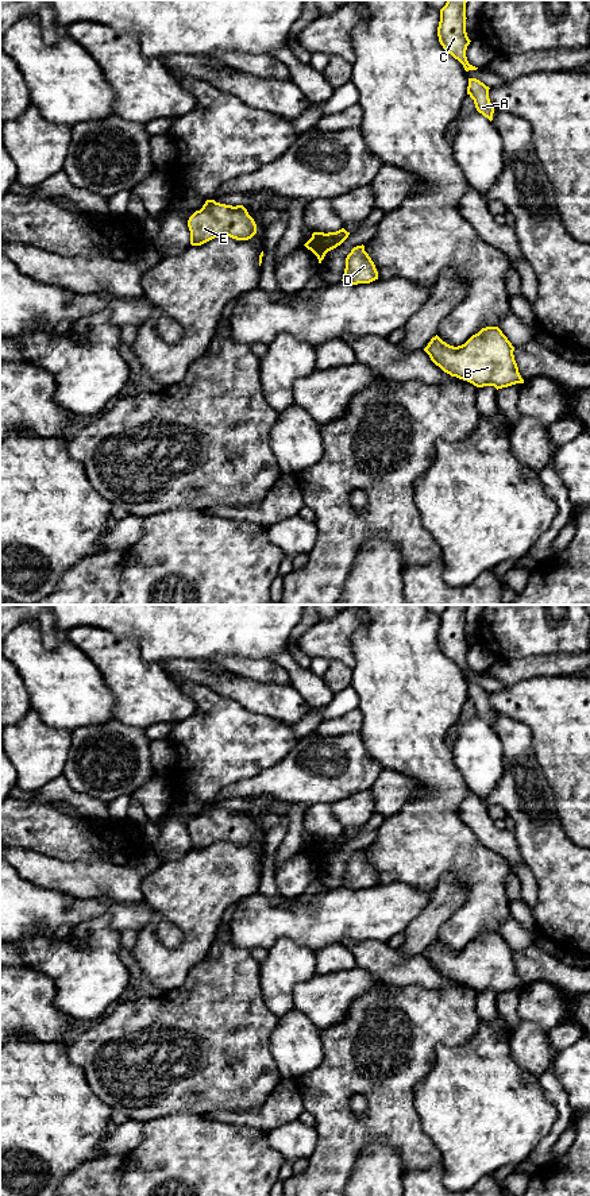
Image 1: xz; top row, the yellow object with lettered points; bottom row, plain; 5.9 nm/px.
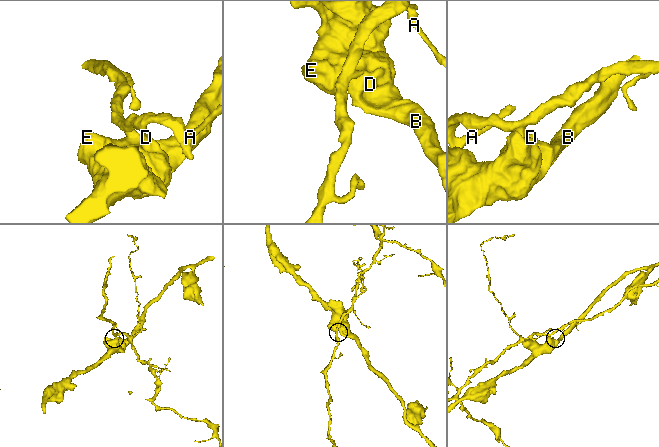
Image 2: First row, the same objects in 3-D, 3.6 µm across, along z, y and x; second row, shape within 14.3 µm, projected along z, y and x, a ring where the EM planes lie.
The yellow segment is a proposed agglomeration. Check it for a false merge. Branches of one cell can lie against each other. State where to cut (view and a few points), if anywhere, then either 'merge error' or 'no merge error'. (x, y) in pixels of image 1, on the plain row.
cut in xz along (334, 837), (326, 847), (316, 845); merge error

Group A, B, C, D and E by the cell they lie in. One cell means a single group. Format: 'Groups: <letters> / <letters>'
Groups: A C / B D E

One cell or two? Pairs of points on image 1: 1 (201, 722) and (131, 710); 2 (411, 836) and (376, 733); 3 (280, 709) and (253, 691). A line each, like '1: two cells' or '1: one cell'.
1: two cells
2: one cell
3: one cell

